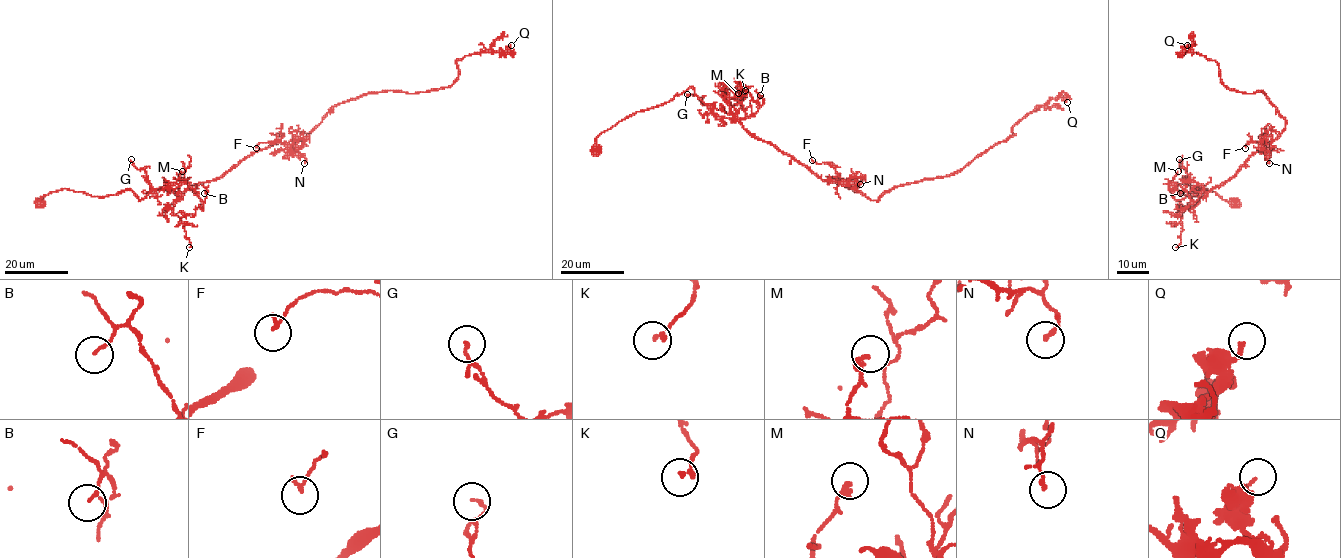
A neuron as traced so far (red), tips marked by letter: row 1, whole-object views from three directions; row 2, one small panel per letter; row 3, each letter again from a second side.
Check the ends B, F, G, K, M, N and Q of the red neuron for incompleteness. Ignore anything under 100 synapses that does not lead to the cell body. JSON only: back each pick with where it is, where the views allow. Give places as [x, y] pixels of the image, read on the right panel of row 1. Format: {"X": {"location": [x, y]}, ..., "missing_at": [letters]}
{"missing_at": []}

